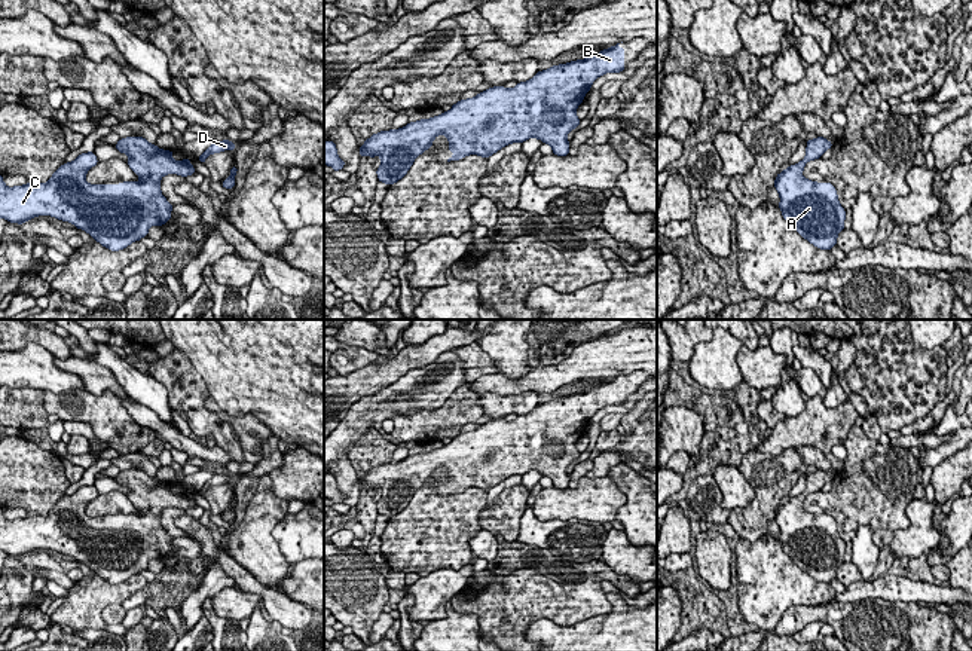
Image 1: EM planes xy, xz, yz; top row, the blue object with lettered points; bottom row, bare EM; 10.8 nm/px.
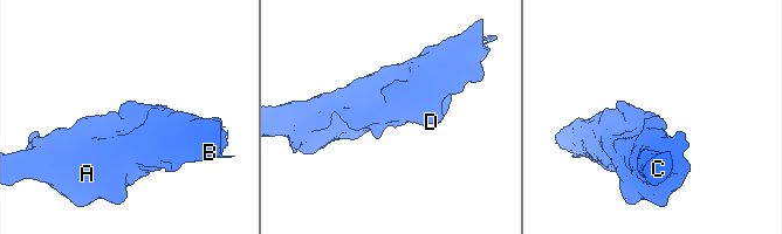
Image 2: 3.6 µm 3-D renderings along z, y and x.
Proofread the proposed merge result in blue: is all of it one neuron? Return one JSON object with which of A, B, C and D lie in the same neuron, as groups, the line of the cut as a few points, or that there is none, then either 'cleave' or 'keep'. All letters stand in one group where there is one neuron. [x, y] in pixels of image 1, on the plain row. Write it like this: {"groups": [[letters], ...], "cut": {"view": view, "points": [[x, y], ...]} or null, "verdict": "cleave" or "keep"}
{"groups": [["A", "B", "C", "D"]], "cut": null, "verdict": "keep"}

